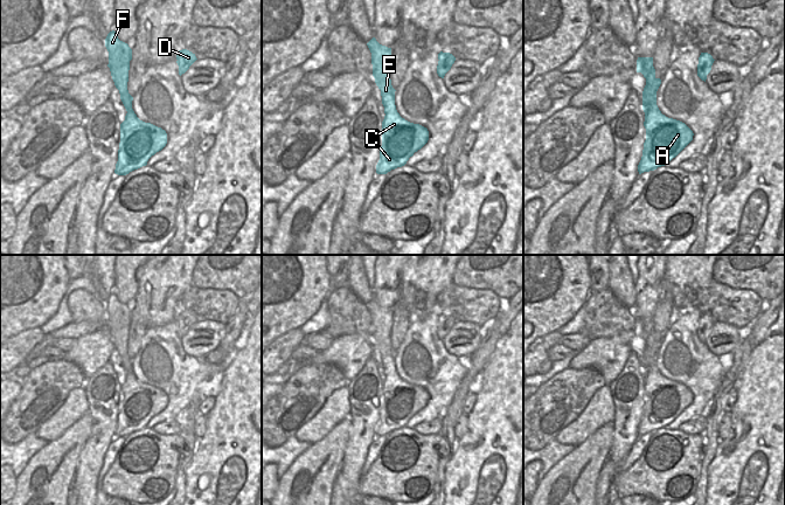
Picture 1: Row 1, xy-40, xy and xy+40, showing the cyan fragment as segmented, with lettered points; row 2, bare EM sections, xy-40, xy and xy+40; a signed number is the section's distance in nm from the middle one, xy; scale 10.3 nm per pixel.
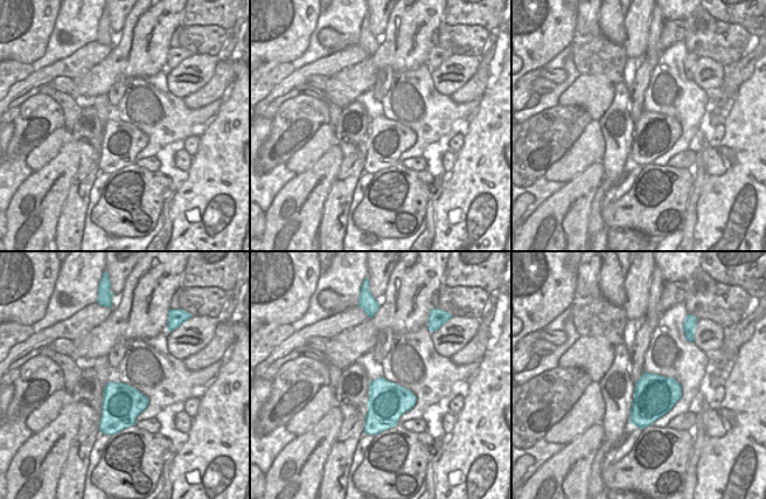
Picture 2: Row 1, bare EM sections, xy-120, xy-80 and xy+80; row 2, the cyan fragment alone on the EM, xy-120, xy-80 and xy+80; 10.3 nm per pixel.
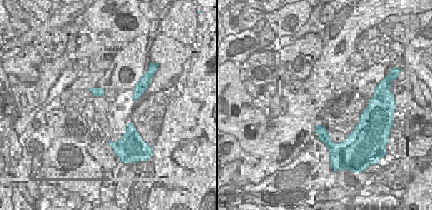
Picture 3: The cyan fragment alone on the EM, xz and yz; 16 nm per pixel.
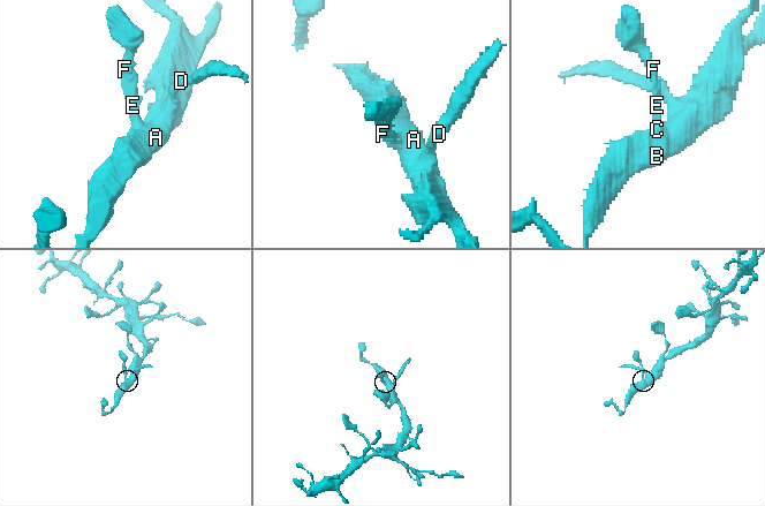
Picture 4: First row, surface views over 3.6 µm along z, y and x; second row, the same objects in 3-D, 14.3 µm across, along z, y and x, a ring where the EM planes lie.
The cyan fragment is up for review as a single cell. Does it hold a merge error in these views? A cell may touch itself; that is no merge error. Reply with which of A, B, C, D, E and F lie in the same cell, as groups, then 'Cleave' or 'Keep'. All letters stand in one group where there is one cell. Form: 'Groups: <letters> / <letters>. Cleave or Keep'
Groups: A B C E F / D. Cleave

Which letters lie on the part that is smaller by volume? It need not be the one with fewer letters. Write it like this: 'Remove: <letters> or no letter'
Remove: D

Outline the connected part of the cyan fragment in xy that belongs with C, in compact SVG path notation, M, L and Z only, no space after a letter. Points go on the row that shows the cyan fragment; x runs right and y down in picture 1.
M375 37L367 46L371 53L373 76L381 90L385 113L382 122L382 146L376 173L387 174L391 170L404 166L409 158L428 143L429 131L419 124L405 120L396 110L396 90L390 79L394 61L391 48L380 44Z

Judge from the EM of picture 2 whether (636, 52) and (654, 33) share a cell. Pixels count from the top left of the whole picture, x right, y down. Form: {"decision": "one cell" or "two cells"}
{"decision": "two cells"}

